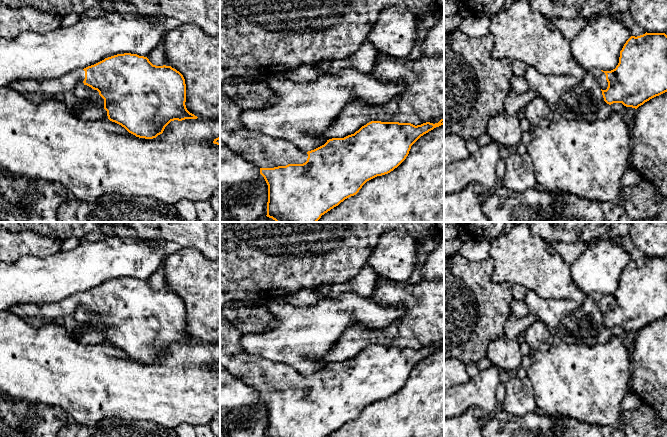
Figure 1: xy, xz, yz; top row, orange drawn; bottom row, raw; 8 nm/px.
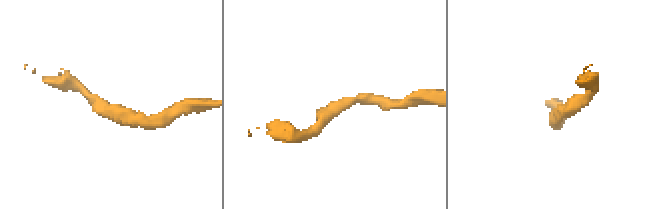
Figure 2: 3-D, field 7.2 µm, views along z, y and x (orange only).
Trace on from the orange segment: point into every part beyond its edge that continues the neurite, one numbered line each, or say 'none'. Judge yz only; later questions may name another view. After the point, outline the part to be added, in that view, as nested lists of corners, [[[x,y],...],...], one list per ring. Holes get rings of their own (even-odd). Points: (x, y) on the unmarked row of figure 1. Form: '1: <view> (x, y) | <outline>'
1: yz (600, 300) | [[[593,293],[590,295],[590,297],[593,299],[593,301],[596,303],[596,305],[598,306],[600,312],[602,314],[606,314],[608,311],[608,306],[606,304],[606,299],[604,296],[602,296],[599,293]]]

